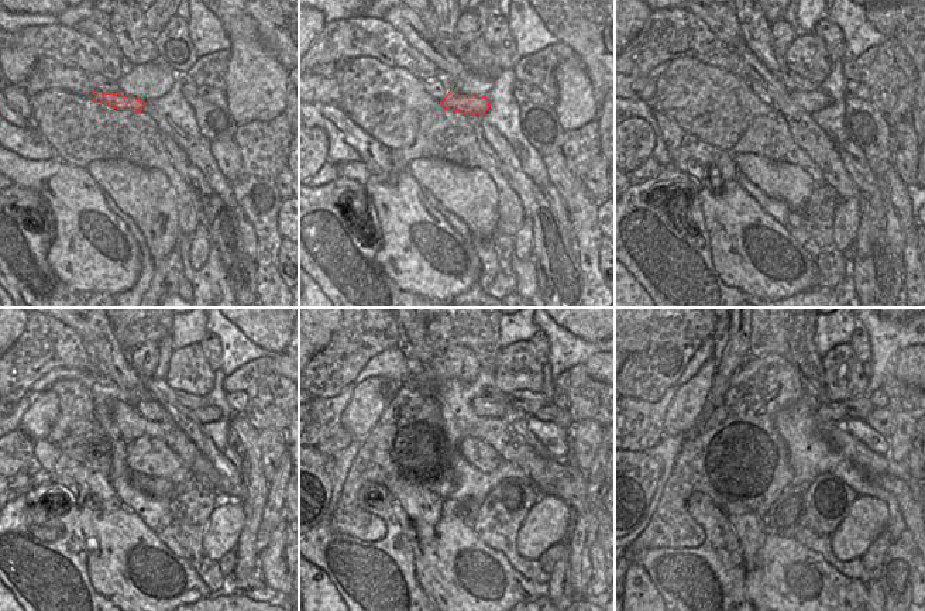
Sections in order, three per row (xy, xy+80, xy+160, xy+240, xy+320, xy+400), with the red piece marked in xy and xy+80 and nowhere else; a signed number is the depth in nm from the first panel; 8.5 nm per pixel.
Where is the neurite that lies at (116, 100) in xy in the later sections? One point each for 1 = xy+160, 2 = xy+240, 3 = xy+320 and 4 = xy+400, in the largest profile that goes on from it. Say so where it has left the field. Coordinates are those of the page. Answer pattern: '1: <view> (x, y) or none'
1: xy+160 (812, 102)
2: xy+240 (209, 414)
3: xy+320 (549, 412)
4: xy+400 (883, 421)

